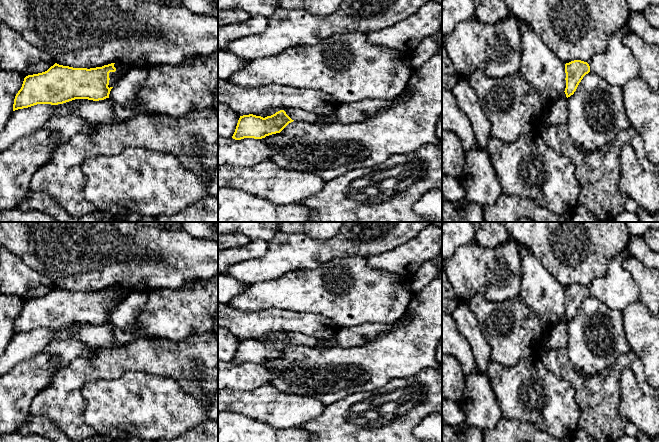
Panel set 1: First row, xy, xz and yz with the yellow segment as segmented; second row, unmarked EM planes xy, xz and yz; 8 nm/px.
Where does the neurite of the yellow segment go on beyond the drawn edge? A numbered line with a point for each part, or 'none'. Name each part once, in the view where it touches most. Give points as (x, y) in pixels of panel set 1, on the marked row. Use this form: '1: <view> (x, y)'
none

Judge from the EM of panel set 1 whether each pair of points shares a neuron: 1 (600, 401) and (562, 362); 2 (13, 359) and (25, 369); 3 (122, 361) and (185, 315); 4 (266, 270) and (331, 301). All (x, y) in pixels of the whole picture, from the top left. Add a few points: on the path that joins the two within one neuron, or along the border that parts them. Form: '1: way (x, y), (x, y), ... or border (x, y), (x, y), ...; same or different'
1: way (590, 391), (570, 372); same
2: border (38, 352), (21, 359), (10, 370); different
3: border (178, 340), (136, 337), (132, 341); different
4: border (302, 268), (289, 271), (275, 278), (257, 282); different

